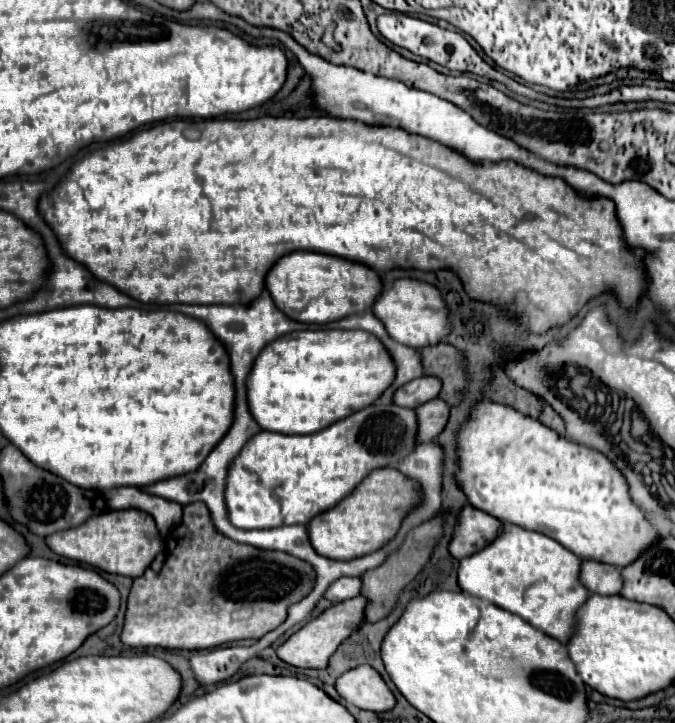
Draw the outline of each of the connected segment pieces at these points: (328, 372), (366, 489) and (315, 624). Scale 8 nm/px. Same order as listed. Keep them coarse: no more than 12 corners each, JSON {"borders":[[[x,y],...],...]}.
{"borders":[[[364,330],[270,342],[246,378],[262,430],[312,434],[372,404],[394,362]],[[394,468],[372,470],[308,522],[312,548],[350,560],[384,546],[418,504]],[[362,596],[330,606],[276,648],[298,668],[324,668],[362,624]]]}

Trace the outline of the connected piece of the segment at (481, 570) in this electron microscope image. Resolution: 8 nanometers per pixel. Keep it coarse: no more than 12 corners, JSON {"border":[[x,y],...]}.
{"border":[[514,524],[458,586],[566,644],[580,558]]}

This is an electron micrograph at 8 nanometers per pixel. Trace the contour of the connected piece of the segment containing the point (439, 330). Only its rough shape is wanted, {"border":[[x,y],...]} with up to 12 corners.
{"border":[[410,278],[380,292],[372,314],[412,348],[450,332],[440,292]]}

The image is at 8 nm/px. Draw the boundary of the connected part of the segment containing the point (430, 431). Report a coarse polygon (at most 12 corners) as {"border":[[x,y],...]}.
{"border":[[434,398],[416,408],[416,440],[432,442],[448,420]]}

